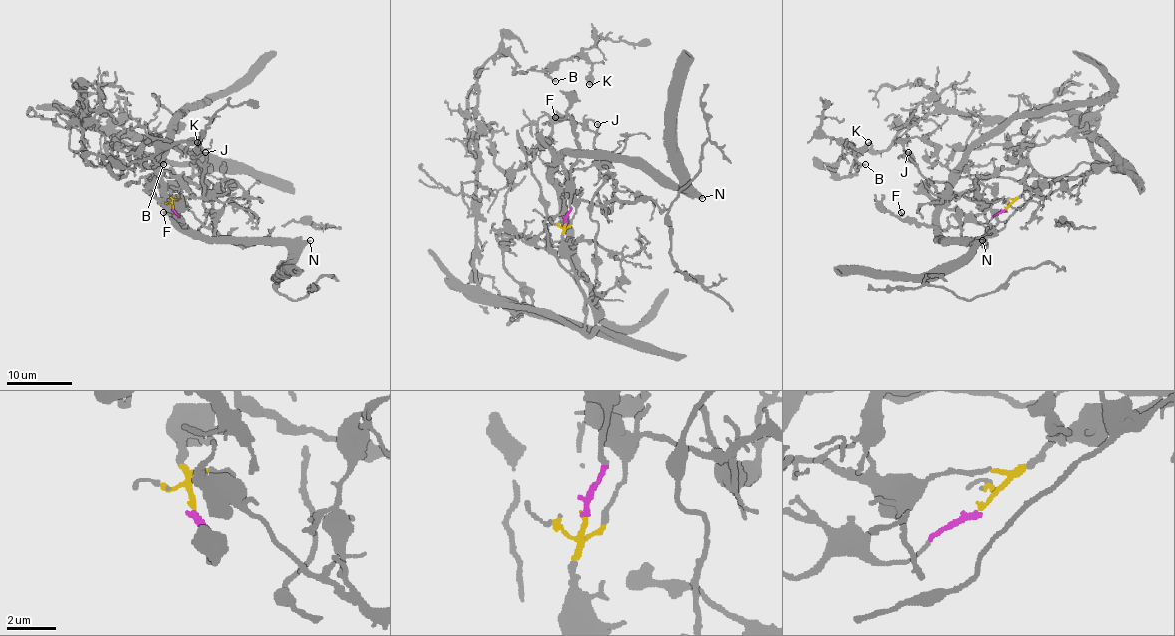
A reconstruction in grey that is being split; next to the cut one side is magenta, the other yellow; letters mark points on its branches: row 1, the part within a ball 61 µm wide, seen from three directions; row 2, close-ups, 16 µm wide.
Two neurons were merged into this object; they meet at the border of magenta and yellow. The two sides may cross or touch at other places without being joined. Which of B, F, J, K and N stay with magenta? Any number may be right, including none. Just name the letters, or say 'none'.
F, N

